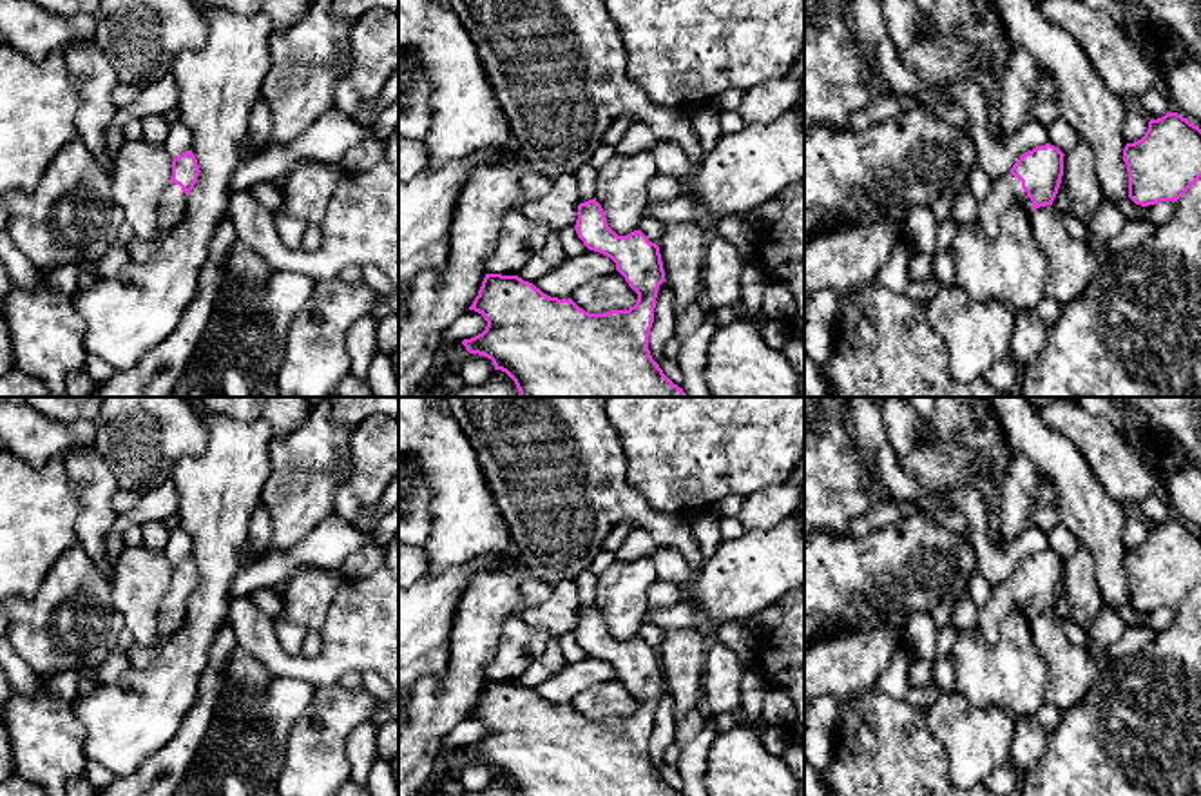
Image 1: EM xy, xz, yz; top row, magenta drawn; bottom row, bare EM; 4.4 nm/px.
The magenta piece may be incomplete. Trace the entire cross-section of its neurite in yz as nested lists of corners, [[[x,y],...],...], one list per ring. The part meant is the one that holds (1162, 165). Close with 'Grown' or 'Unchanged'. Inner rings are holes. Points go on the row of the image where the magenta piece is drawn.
[[[1177,112],[1148,121],[1145,136],[1123,149],[1129,198],[1141,207],[1177,201],[1201,178],[1201,129]]]. Unchanged

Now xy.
[[[187,150],[172,160],[172,178],[163,190],[158,212],[159,236],[152,241],[139,241],[134,238],[129,245],[130,261],[141,263],[158,250],[159,241],[181,219],[187,196],[194,189],[199,172],[201,170],[192,150]]]. Grown

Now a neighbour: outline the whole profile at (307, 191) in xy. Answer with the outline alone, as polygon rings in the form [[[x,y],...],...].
[[[299,161],[283,185],[283,210],[308,225],[324,221],[328,203],[348,170],[341,163]]]

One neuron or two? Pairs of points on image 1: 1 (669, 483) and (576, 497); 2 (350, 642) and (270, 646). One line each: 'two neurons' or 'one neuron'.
1: two neurons
2: one neuron

